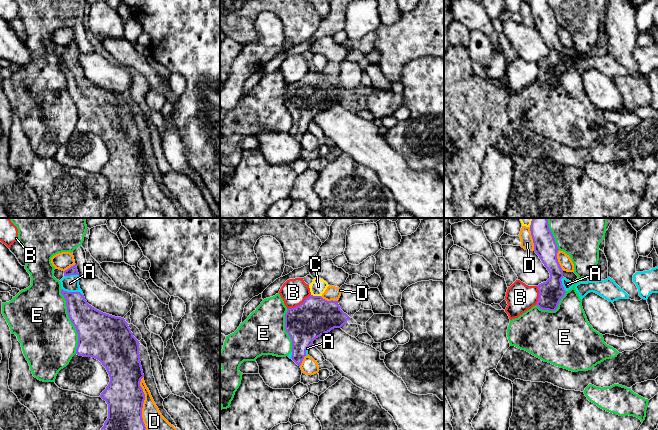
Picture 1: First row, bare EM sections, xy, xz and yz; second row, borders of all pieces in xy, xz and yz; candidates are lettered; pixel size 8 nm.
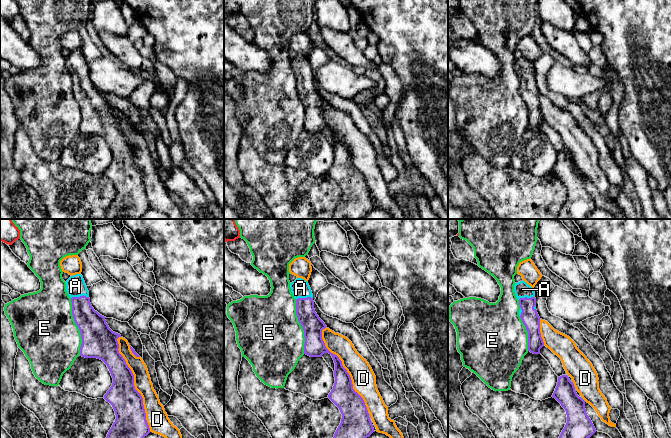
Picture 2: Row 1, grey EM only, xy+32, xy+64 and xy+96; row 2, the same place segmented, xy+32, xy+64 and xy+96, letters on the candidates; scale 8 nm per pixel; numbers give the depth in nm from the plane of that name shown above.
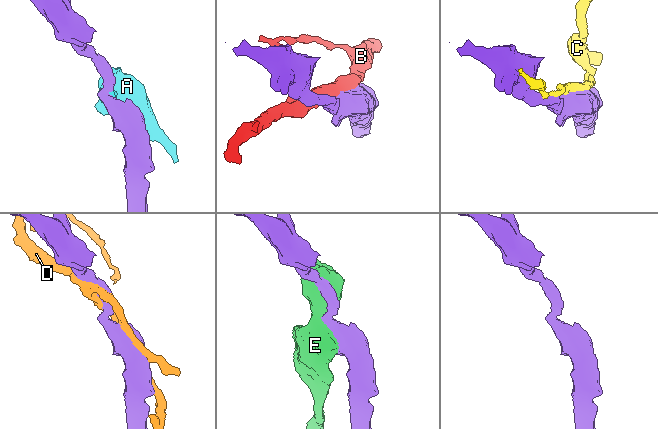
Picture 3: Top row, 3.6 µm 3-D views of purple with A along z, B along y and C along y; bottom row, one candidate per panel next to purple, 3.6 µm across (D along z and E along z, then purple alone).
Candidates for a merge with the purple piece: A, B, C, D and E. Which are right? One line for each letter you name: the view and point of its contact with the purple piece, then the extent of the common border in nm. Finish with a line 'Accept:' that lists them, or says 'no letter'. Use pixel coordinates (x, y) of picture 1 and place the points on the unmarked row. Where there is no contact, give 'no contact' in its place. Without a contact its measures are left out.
A: meets purple in xy at (72, 68); contact 190 nm long
Accept: A

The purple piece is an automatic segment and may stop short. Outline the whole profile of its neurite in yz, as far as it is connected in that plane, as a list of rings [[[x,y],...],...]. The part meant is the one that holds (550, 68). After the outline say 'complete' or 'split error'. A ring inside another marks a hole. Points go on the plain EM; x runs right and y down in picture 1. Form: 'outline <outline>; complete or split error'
outline [[[531,0],[530,7],[534,27],[550,49],[550,54],[537,62],[539,74],[536,81],[542,86],[555,87],[573,59],[563,53],[563,46],[557,35],[559,25],[549,0]]]; split error

